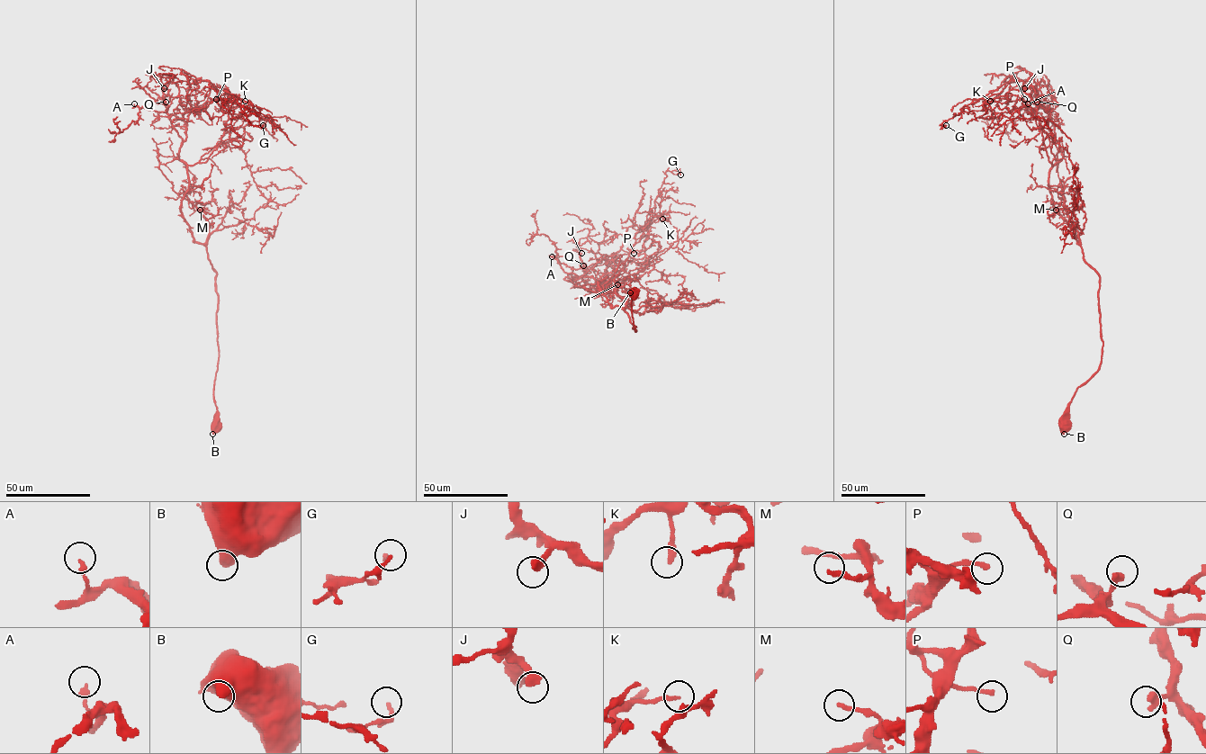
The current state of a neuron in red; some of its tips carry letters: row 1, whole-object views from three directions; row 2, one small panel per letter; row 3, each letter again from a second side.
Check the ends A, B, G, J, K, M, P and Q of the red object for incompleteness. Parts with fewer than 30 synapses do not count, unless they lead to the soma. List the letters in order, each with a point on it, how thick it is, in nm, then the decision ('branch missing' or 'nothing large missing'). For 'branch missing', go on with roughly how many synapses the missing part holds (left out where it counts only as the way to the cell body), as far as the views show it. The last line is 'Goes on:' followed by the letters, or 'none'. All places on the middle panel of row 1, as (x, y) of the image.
A: at (552, 256); 260 nm thick; nothing large missing
B: at (630, 292); 550 nm thick; nothing large missing
G: at (680, 175); 170 nm thick; nothing large missing
J: at (581, 253); 400 nm thick; branch missing; about 35 synapses
K: at (662, 219); 220 nm thick; nothing large missing
M: at (617, 284); 200 nm thick; branch missing; about 45 synapses
P: at (634, 253); 200 nm thick; nothing large missing
Q: at (583, 265); 360 nm thick; nothing large missing
Goes on: J, M

